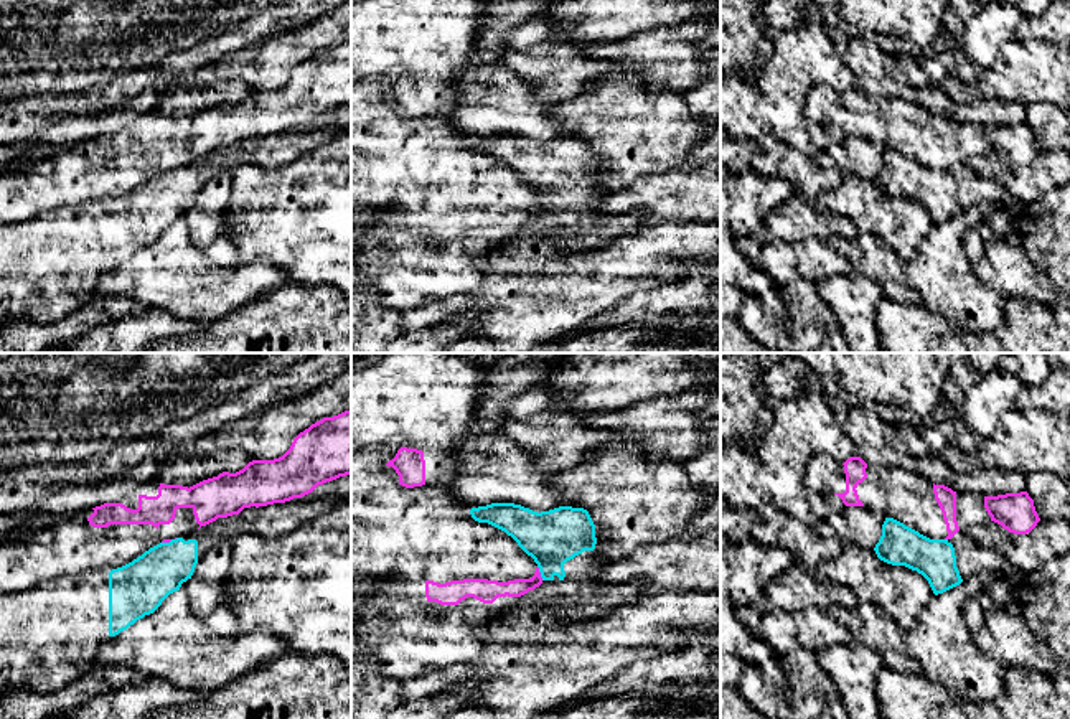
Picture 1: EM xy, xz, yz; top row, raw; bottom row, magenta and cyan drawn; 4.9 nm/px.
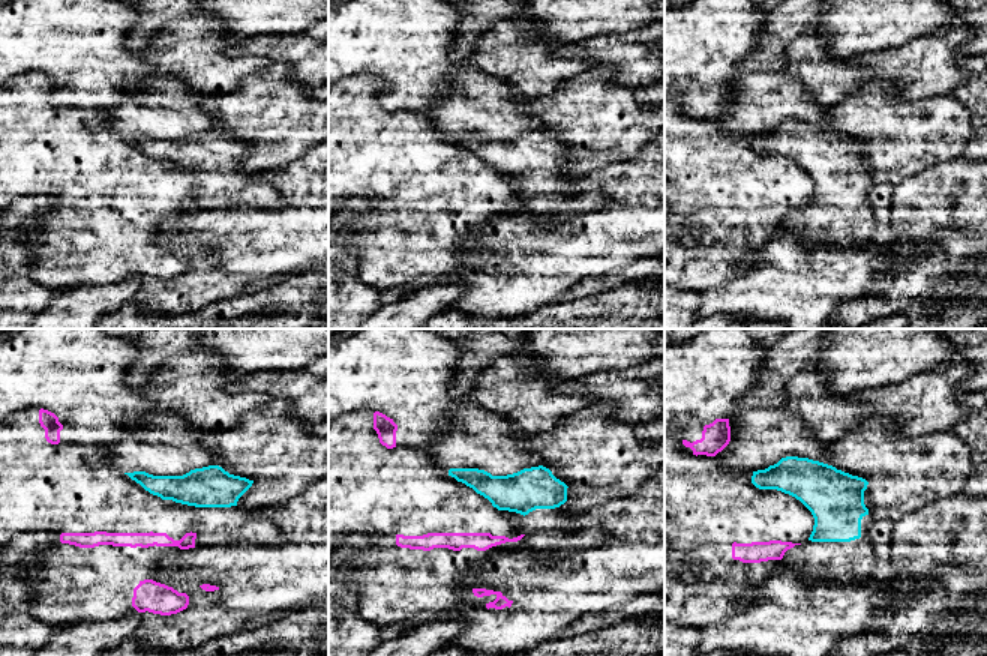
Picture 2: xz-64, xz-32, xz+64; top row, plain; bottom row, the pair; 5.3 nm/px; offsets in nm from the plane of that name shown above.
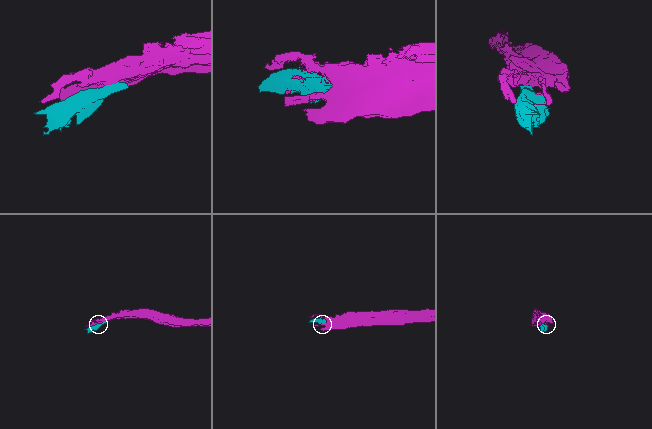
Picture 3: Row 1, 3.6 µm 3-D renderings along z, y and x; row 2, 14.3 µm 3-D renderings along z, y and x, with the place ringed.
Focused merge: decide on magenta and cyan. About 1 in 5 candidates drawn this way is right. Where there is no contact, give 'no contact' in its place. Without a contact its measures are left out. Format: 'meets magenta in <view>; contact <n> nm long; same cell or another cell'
meets magenta in xz; contact 80 nm long; another cell

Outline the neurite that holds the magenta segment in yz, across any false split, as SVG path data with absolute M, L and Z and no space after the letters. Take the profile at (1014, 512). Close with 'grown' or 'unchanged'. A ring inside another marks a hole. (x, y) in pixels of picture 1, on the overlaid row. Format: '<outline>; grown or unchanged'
M1027 491L984 496L984 508L991 521L1014 534L1027 534L1040 521Z; unchanged

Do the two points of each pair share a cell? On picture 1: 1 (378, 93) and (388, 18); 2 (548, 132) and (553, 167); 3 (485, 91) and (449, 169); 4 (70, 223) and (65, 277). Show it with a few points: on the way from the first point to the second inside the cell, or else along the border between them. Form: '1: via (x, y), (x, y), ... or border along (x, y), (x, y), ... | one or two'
1: border along (393, 76), (371, 76), (368, 79) | two
2: border along (511, 132), (538, 142), (561, 137) | two
3: border along (442, 116), (470, 139) | two
4: border along (32, 239), (45, 251), (91, 264), (99, 277) | two

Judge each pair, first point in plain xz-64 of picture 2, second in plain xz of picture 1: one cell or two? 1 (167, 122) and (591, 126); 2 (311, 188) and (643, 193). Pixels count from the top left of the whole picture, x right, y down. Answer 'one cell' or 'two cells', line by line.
1: two cells
2: one cell

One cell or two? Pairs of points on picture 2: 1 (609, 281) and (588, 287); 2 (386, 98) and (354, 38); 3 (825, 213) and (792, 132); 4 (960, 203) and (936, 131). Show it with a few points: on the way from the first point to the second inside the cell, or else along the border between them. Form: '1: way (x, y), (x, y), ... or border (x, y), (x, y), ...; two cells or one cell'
1: way (605, 282), (593, 285); one cell
2: border (378, 74), (344, 77); two cells
3: way (825, 194), (825, 165), (812, 152); one cell
4: border (948, 159), (920, 170), (914, 176); two cells

